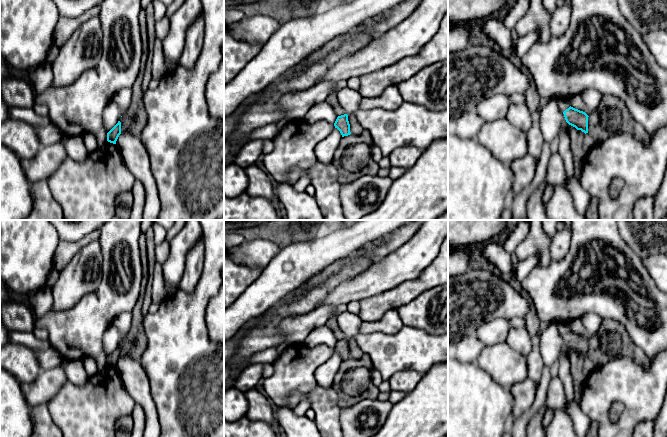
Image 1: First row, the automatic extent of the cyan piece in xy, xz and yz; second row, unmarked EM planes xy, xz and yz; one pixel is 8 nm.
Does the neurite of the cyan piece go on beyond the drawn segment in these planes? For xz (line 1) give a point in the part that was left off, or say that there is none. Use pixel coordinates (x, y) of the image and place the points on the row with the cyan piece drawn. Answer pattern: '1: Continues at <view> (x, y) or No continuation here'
1: No continuation here

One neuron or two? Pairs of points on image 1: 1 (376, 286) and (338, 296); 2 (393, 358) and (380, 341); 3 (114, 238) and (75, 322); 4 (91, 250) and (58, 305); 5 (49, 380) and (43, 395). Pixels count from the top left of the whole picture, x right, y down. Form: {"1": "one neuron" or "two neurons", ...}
{"1": "one neuron", "2": "one neuron", "3": "one neuron", "4": "one neuron", "5": "one neuron"}

